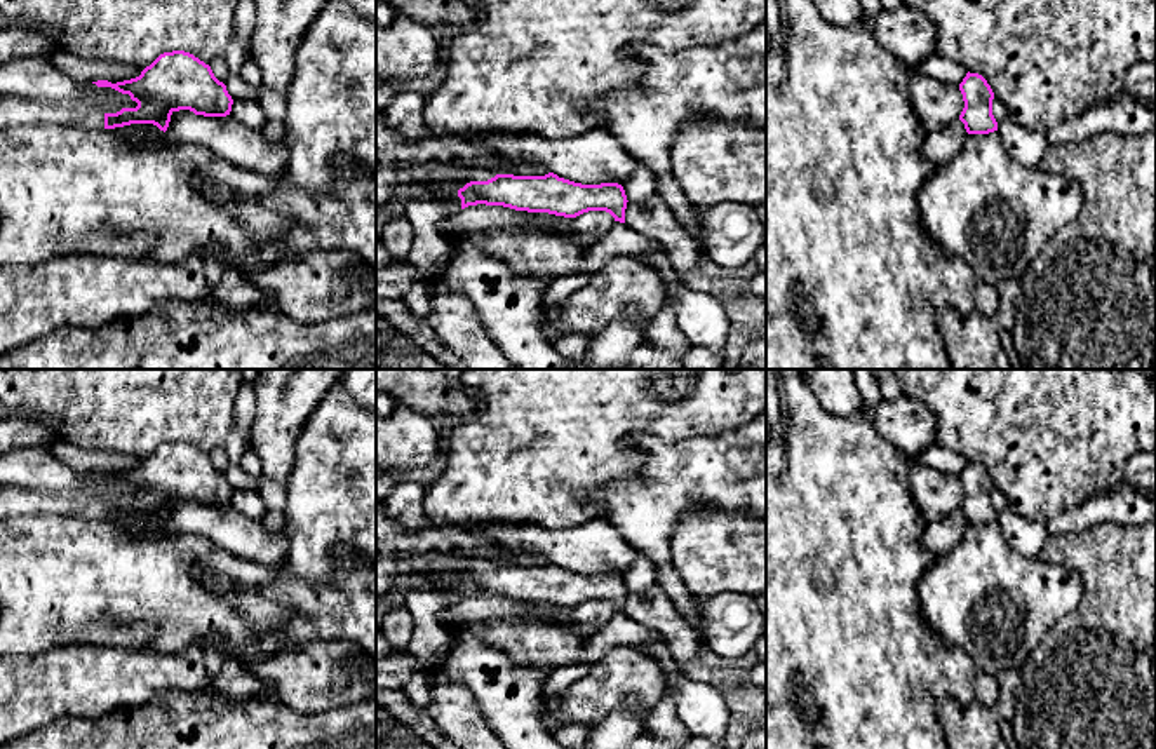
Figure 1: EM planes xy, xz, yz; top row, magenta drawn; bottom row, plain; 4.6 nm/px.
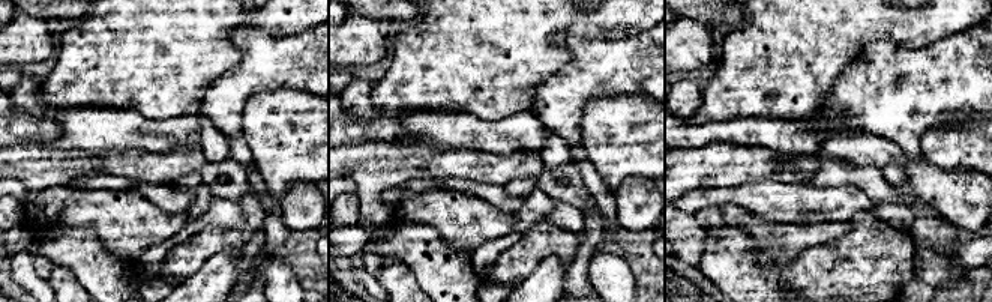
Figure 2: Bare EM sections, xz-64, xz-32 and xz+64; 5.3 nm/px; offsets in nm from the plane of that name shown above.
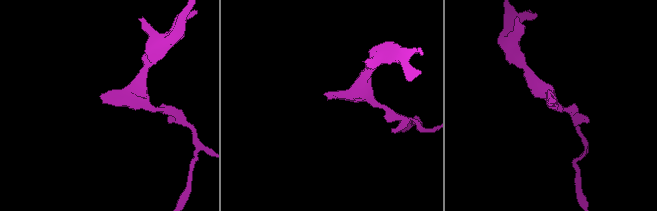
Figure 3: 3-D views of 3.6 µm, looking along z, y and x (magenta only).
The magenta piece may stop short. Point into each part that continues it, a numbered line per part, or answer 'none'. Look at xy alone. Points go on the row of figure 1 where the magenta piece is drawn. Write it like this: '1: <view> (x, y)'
1: xy (14, 110)

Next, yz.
none

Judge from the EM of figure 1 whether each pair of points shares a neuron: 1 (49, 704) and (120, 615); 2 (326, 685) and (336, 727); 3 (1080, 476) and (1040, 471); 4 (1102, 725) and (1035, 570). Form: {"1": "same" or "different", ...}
{"1": "different", "2": "different", "3": "same", "4": "different"}

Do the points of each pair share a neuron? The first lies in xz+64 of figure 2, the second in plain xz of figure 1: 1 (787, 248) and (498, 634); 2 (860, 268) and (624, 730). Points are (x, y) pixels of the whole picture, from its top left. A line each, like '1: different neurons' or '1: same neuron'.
1: different neurons
2: different neurons

